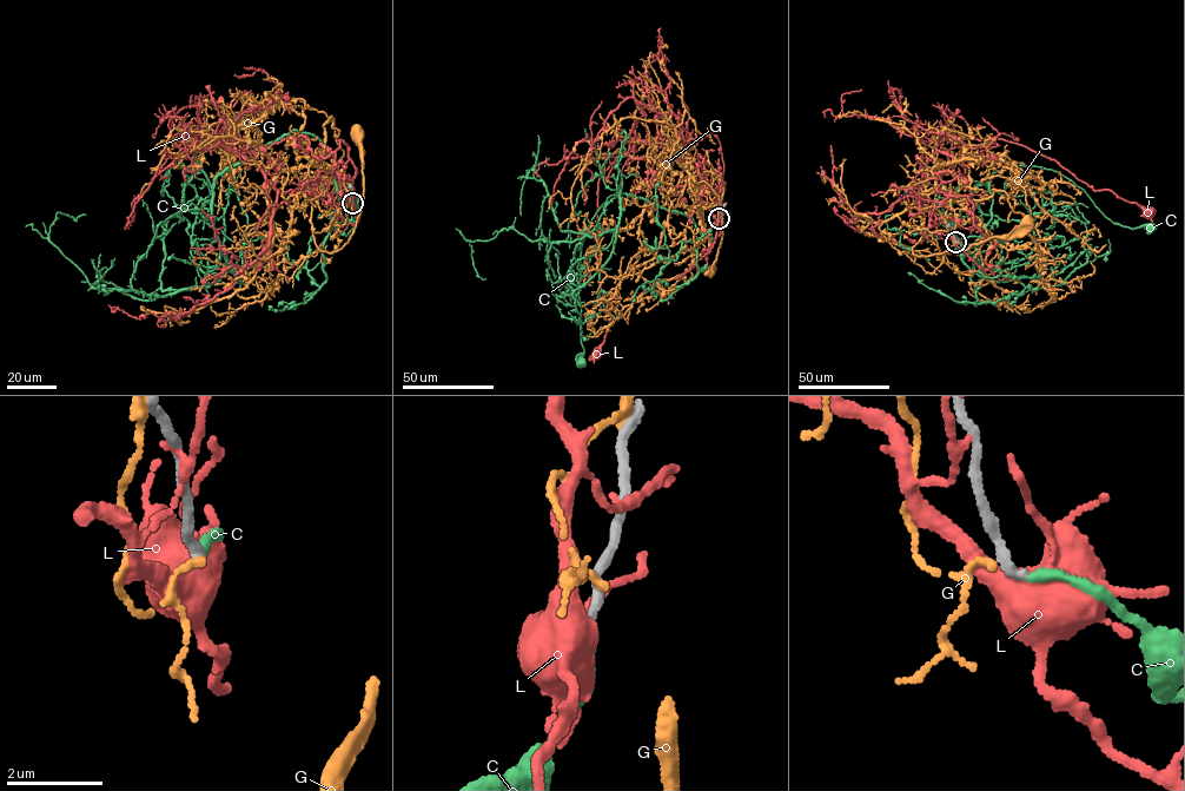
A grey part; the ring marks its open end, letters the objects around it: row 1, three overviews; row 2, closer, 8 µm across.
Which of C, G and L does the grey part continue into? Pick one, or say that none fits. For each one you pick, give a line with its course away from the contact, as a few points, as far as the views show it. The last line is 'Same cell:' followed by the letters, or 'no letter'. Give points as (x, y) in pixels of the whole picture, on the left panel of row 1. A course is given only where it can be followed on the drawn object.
C: via (352, 203), (341, 203), (326, 146), (291, 130), (229, 165), (212, 188), (180, 126), (220, 144), (234, 122)
Same cell: C

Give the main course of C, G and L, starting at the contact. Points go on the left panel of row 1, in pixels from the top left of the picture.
C: (352, 203), (341, 203), (326, 146), (291, 130), (229, 165), (212, 188), (180, 126), (220, 144), (234, 122)
G: (352, 203), (343, 179), (324, 163), (292, 169), (311, 200), (318, 249), (339, 249), (363, 205), (357, 133)
L: (352, 203), (280, 192), (229, 140), (185, 131), (172, 120), (199, 100), (231, 106), (245, 91), (250, 98)

